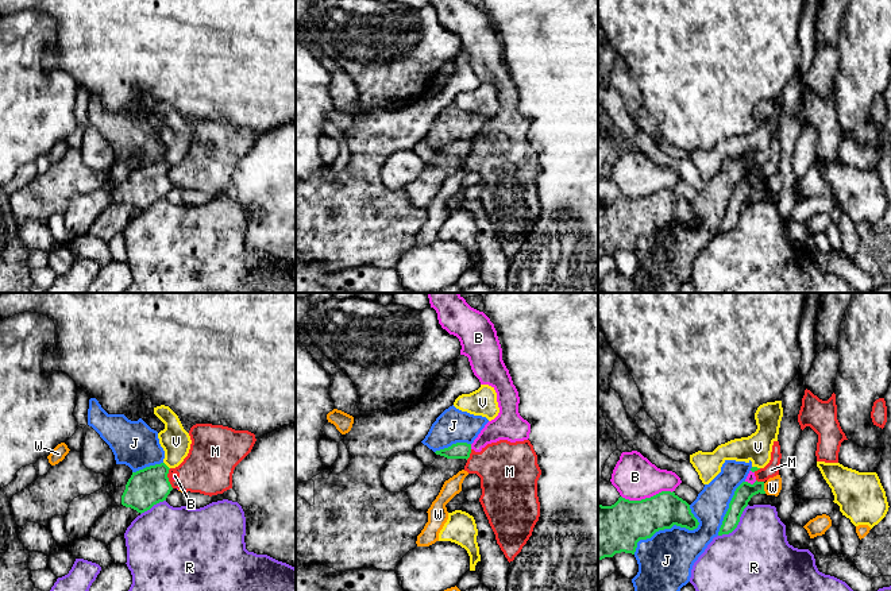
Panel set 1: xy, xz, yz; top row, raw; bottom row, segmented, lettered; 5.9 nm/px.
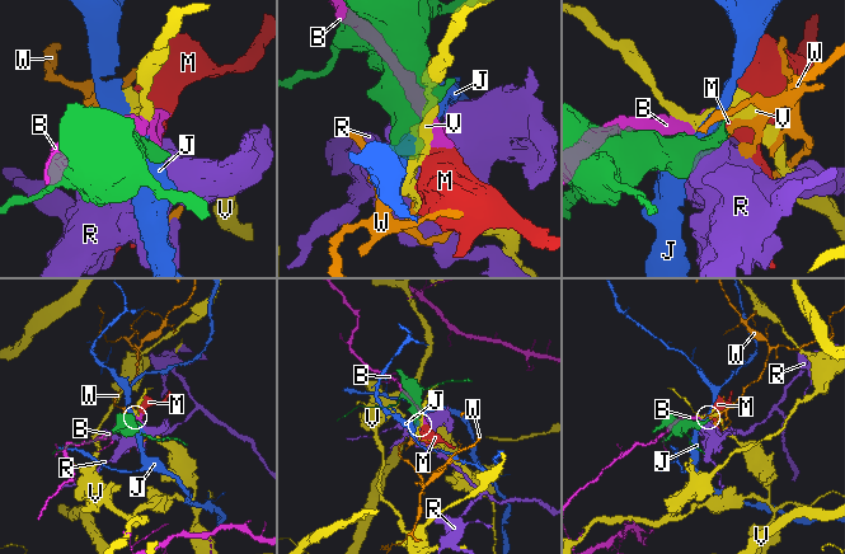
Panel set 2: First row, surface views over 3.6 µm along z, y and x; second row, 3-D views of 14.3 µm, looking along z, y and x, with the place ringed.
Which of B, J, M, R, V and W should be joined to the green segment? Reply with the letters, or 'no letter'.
no letter

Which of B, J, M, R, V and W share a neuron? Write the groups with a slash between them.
B M / J / R / V / W

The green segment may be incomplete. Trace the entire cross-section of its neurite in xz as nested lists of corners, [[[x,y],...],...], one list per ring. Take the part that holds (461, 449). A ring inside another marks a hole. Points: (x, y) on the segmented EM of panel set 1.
[[[456,443],[435,453],[435,461],[425,467],[420,478],[405,490],[416,510],[428,511],[444,482],[464,470],[471,444]]]

